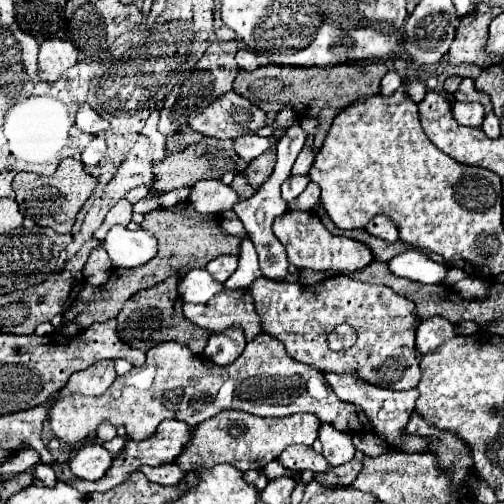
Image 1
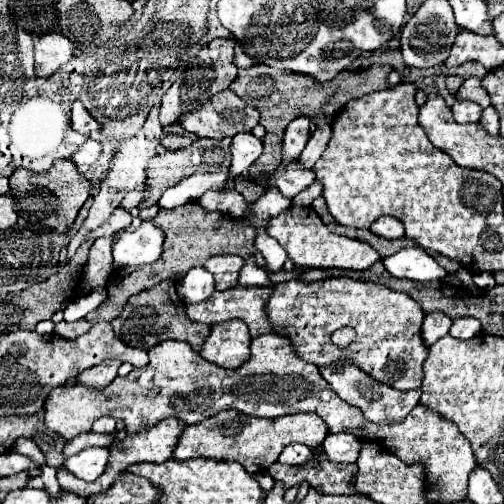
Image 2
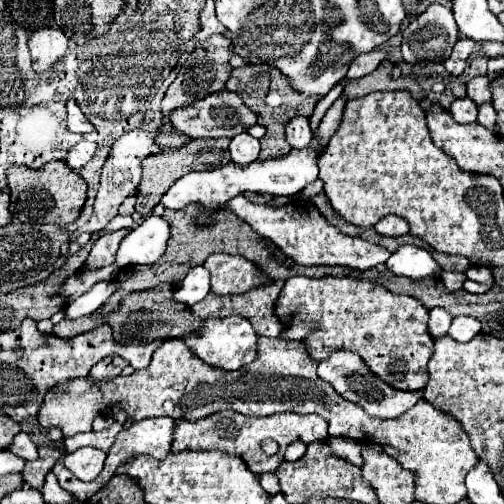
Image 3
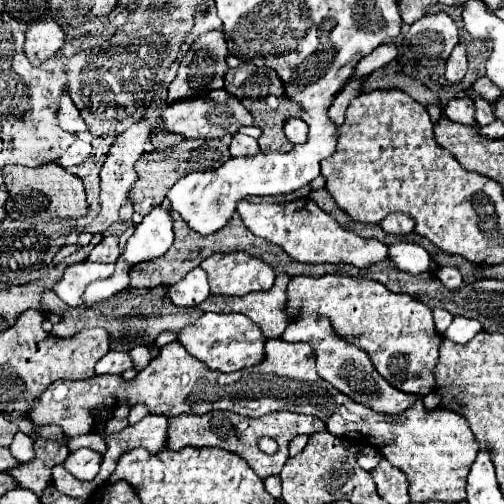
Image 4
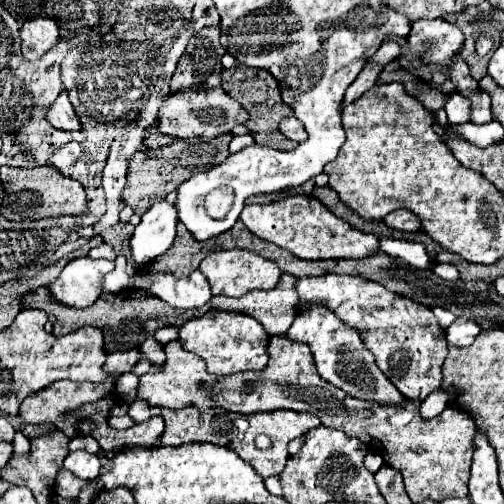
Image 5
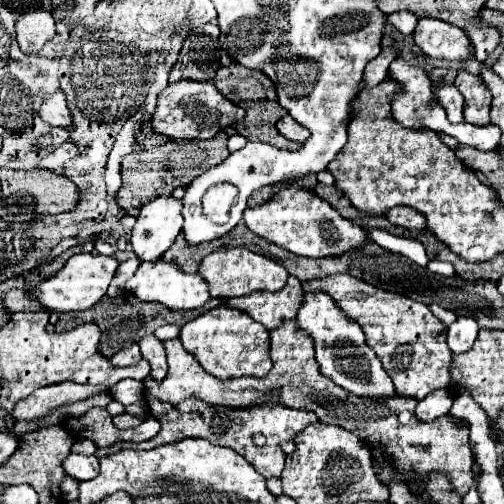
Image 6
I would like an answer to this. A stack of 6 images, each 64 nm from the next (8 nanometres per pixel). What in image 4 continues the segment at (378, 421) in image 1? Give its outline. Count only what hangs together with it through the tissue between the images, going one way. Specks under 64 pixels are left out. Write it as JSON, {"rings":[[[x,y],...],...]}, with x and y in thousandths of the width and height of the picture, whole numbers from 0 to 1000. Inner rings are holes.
{"rings":[[[567,651],[560,671],[567,679],[611,679],[623,690],[635,750],[655,758],[663,770],[671,770],[679,782],[694,786],[698,794],[714,802],[730,802],[746,817],[774,817],[774,821],[794,821],[821,802],[825,786],[810,786],[786,774],[782,766],[774,766],[738,726],[730,702],[718,690],[710,690],[706,683],[694,683],[675,663],[667,667],[667,659],[659,655],[663,651]]]}

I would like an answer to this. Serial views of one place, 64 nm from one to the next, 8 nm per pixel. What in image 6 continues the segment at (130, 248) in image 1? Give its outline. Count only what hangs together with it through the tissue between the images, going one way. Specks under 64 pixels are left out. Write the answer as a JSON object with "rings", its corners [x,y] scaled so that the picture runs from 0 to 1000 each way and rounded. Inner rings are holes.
{"rings":[[[341,389],[310,393],[310,397],[282,405],[274,440],[262,452],[258,480],[278,520],[302,520],[302,516],[313,516],[341,488],[341,480],[349,476],[357,460],[361,460],[361,397],[341,393]]]}

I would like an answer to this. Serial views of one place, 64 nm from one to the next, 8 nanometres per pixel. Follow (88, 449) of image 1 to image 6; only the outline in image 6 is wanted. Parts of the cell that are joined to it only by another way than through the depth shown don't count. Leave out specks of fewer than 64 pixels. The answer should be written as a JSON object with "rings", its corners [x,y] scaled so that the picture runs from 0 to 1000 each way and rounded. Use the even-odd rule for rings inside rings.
{"rings":[[[139,901],[127,913],[127,933],[135,944],[147,952],[183,952],[194,944],[194,909],[190,905],[159,905],[159,901]]]}

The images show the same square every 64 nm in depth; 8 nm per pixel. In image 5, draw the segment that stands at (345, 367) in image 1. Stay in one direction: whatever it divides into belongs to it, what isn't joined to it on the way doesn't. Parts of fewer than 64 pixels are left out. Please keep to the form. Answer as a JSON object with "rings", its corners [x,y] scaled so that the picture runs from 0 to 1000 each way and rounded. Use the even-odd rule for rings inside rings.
{"rings":[[[647,544],[631,552],[595,552],[587,560],[587,579],[595,587],[595,615],[603,615],[627,591],[639,591],[643,603],[683,643],[710,651],[722,687],[746,706],[746,722],[798,786],[813,794],[841,794],[853,778],[873,774],[889,679],[881,655],[849,607],[774,579],[762,567],[730,560],[714,548]]]}

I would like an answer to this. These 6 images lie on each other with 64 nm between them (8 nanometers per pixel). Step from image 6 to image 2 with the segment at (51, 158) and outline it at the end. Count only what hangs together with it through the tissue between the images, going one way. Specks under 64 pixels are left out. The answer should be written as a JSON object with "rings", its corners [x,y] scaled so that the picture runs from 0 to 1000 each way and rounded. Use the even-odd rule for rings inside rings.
{"rings":[[[171,278],[151,302],[147,310],[139,310],[139,317],[151,325],[155,341],[171,341],[179,333],[179,325],[187,325],[198,310],[198,282],[187,282],[187,278]]]}

